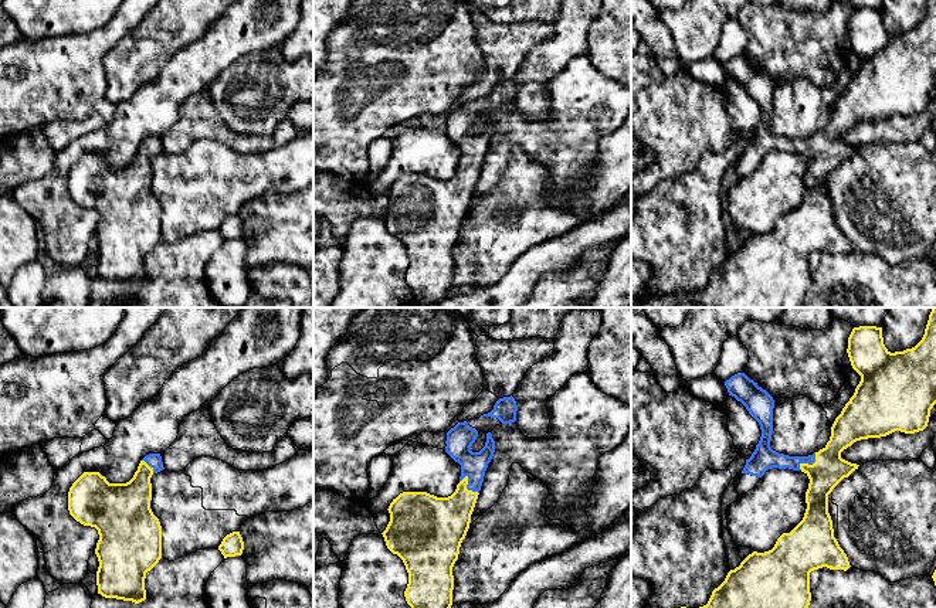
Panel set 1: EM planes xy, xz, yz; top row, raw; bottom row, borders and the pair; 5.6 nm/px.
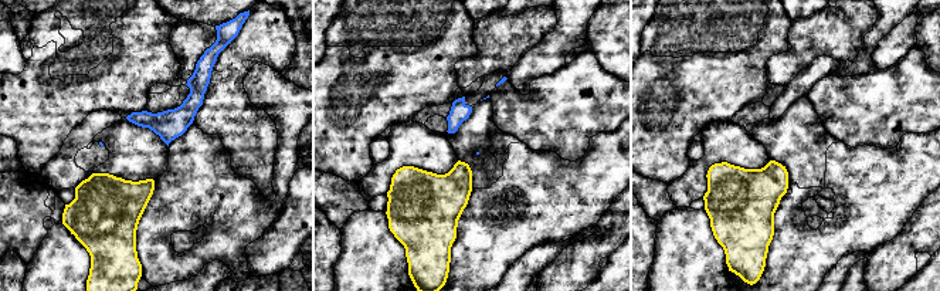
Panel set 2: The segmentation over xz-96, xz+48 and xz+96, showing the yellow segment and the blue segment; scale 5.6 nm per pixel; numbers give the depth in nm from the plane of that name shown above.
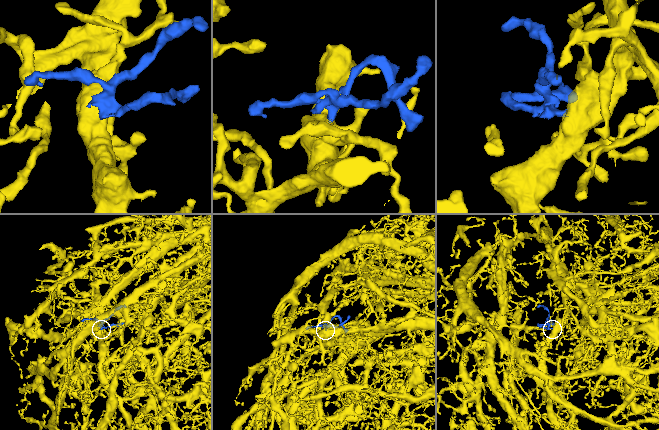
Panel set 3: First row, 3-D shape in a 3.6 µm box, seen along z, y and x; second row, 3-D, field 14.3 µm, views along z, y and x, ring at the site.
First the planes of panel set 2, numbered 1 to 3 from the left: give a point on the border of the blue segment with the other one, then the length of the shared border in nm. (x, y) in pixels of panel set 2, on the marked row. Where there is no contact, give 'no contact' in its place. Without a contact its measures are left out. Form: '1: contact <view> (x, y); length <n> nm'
1: no contact
2: no contact
3: no contact

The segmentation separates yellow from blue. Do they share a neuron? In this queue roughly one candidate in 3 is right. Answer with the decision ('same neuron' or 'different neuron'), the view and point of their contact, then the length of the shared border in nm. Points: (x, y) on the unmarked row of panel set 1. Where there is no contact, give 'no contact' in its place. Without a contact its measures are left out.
same neuron | xz (465, 170) | 130 nm

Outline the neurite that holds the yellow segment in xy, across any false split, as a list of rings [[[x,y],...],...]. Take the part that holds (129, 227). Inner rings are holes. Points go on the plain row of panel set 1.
[[[160,136],[146,137],[135,154],[133,160],[126,166],[109,166],[99,154],[84,154],[69,170],[68,193],[69,197],[84,208],[91,208],[98,213],[99,223],[95,237],[99,244],[96,254],[98,276],[105,281],[116,281],[139,286],[146,282],[145,261],[162,241],[162,208],[159,201],[150,191],[153,156],[163,153]]]

